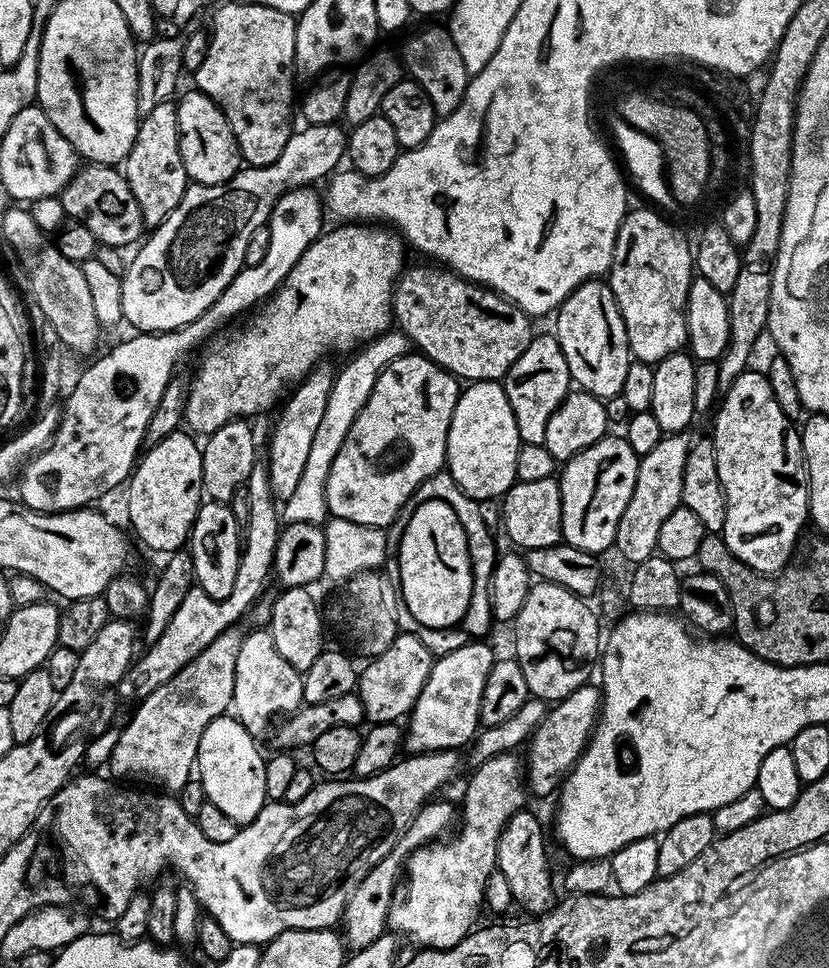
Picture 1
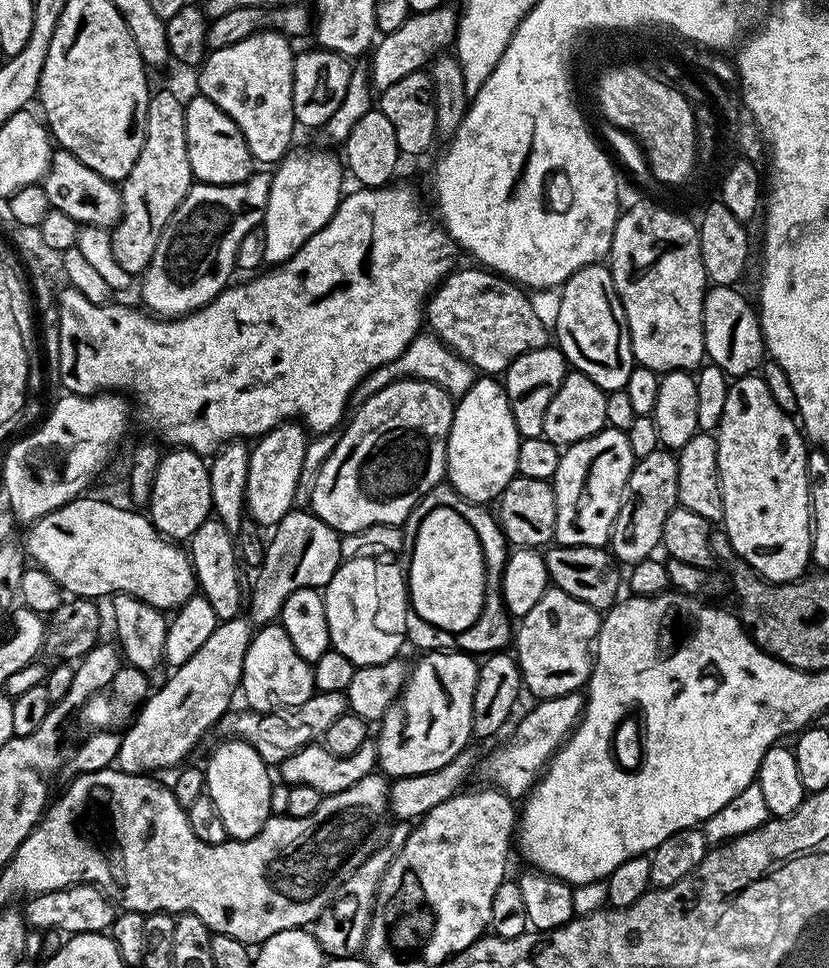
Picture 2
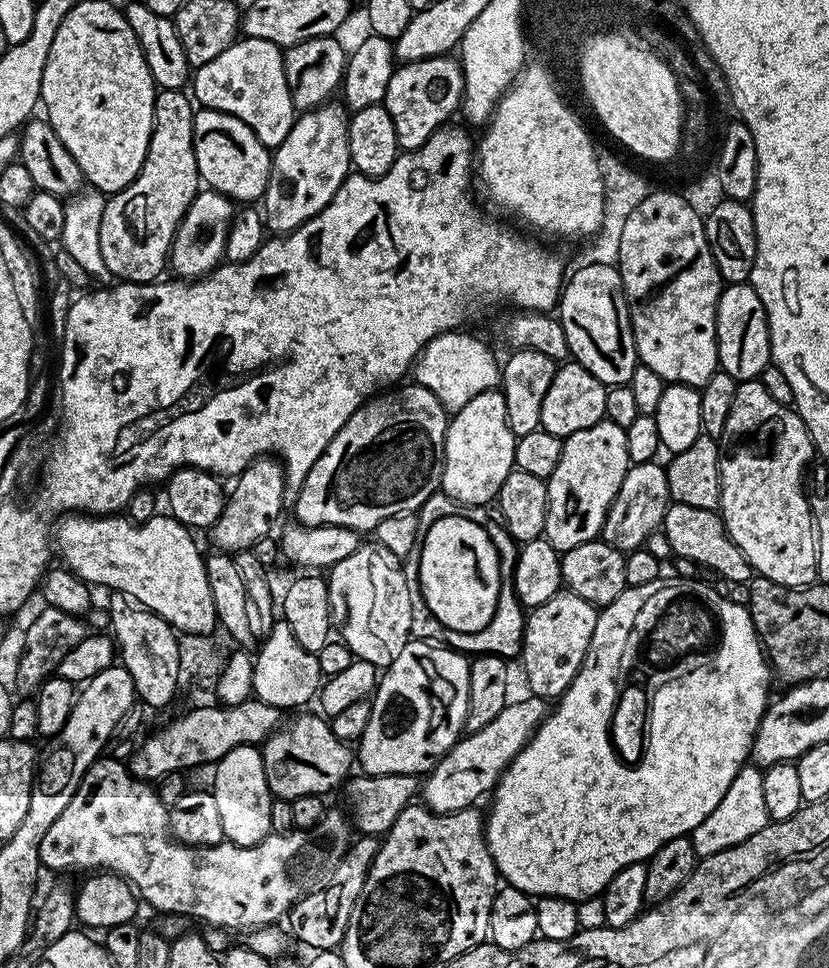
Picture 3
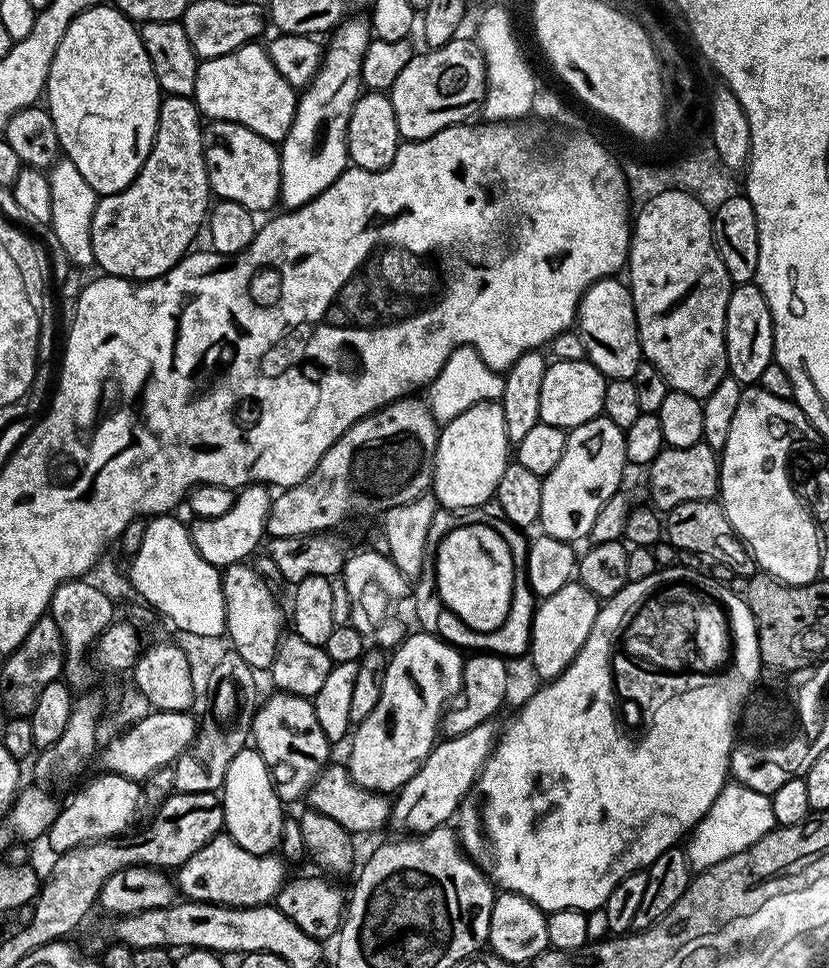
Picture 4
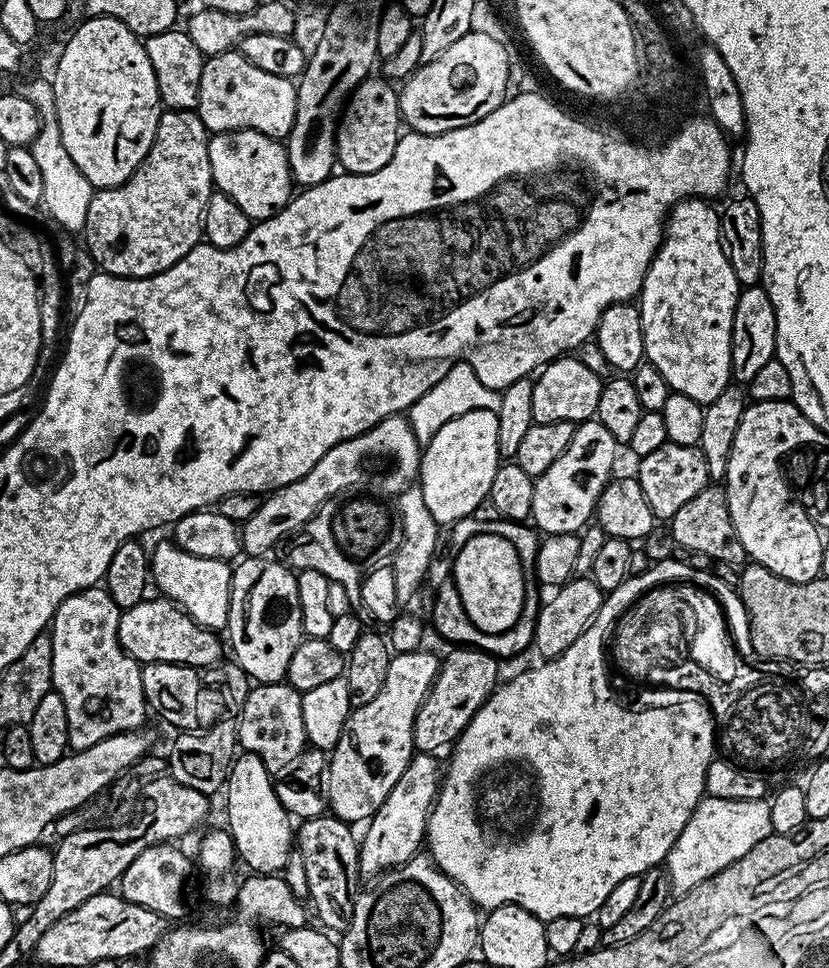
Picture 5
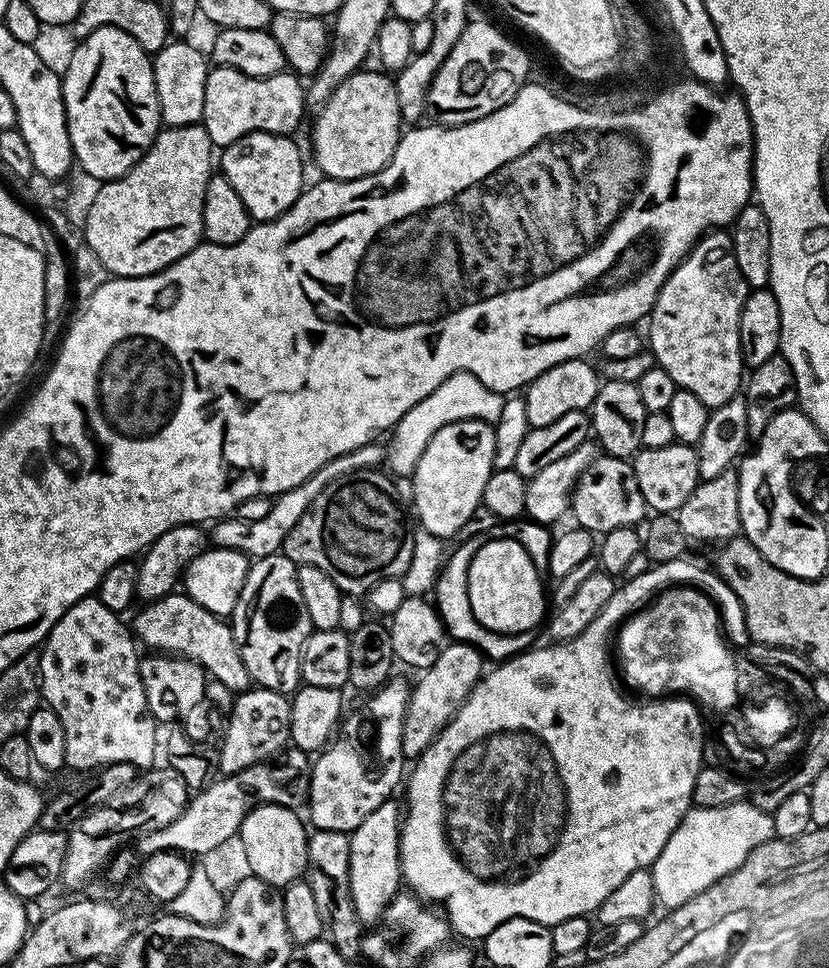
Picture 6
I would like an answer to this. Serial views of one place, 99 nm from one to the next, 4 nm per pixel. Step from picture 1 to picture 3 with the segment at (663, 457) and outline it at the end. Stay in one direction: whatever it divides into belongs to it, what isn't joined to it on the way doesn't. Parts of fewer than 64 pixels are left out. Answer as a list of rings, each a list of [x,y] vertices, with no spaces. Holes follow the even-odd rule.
[[[651,460],[632,464],[622,478],[622,486],[606,514],[602,539],[625,554],[633,552],[636,548],[645,547],[650,534],[661,531],[671,500],[668,470],[663,463]]]

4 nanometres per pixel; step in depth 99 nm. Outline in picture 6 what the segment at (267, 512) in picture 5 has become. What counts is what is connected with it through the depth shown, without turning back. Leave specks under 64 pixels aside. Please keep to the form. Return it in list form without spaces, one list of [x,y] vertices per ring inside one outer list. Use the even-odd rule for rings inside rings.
[[[373,442],[353,452],[347,452],[345,456],[339,456],[336,460],[330,461],[322,471],[314,473],[306,483],[300,484],[297,488],[292,488],[288,492],[283,493],[273,503],[272,513],[266,518],[249,523],[247,526],[232,518],[221,519],[215,525],[215,528],[217,527],[216,536],[214,532],[215,543],[221,548],[239,550],[252,558],[279,553],[286,534],[290,534],[290,530],[298,522],[298,518],[302,518],[302,514],[308,512],[308,508],[314,502],[314,498],[322,491],[325,484],[335,480],[338,476],[350,472],[375,469],[377,466],[383,465],[385,460],[386,448],[385,445],[383,448],[380,442]]]

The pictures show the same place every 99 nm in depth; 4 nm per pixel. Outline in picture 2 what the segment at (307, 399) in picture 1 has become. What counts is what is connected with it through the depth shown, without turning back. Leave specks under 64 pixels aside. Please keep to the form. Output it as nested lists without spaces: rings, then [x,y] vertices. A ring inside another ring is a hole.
[[[285,422],[265,432],[251,445],[248,485],[245,488],[246,512],[257,520],[257,525],[275,526],[294,508],[295,491],[298,490],[299,474],[309,441],[310,436],[303,423]]]

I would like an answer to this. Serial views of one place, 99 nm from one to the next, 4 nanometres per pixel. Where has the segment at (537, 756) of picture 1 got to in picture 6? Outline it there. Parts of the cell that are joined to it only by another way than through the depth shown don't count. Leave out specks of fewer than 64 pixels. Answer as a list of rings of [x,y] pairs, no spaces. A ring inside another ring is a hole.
[[[389,798],[373,810],[348,837],[350,842],[350,894],[354,910],[361,925],[372,926],[379,921],[388,909],[392,897],[402,888],[400,874],[400,826],[402,823],[401,805]]]

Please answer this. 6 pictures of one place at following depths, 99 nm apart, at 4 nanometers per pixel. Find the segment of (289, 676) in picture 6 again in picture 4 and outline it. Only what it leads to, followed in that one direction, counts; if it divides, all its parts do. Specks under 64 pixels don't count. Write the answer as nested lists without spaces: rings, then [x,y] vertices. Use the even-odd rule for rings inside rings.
[[[241,562],[223,569],[224,614],[226,636],[231,647],[255,670],[271,669],[276,646],[280,643],[286,616],[280,613],[280,604],[272,597],[268,584],[251,568],[251,563]]]

